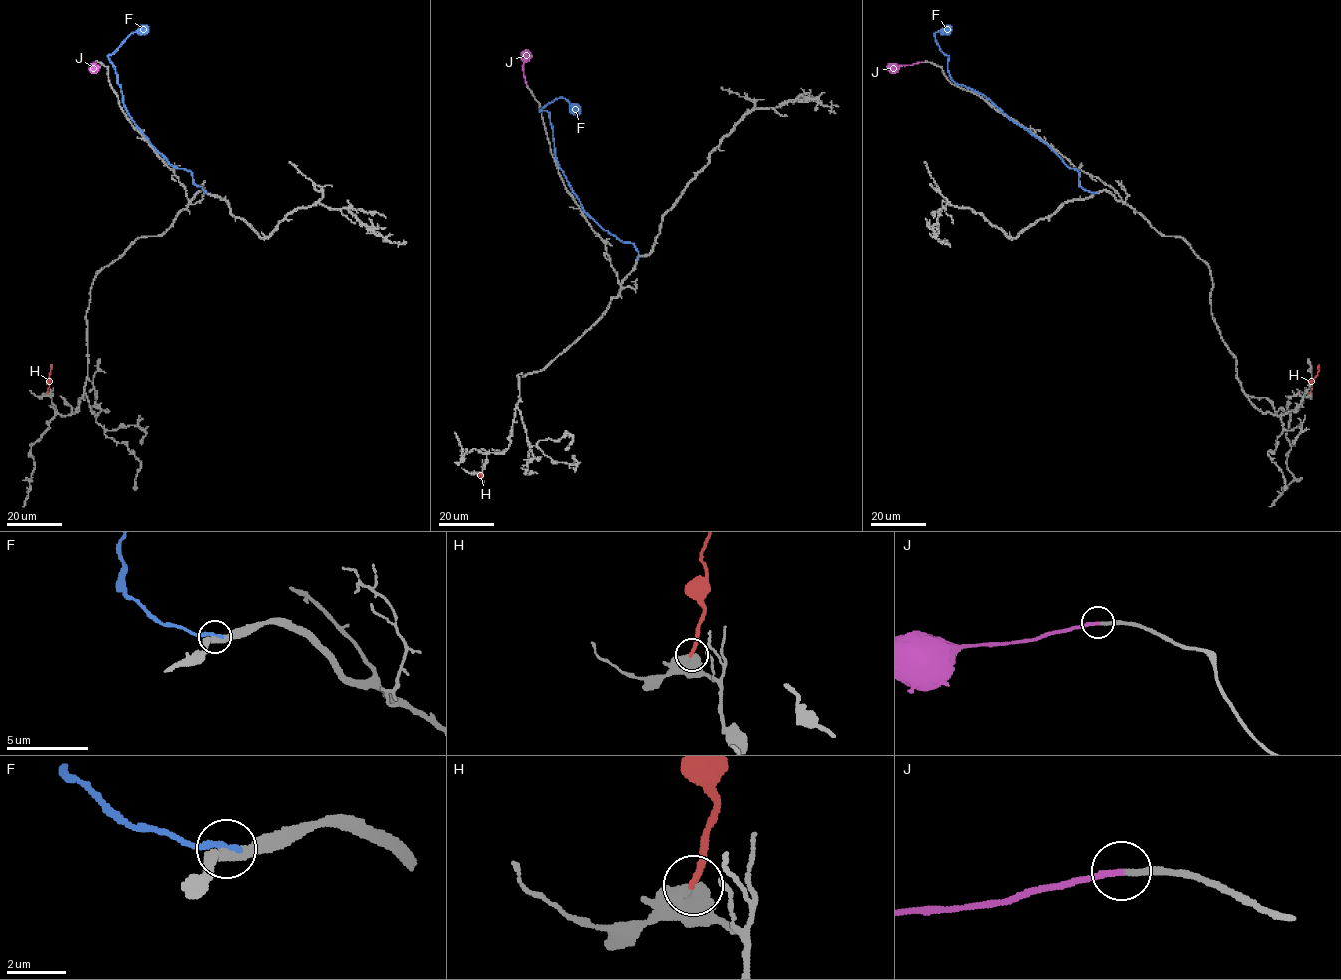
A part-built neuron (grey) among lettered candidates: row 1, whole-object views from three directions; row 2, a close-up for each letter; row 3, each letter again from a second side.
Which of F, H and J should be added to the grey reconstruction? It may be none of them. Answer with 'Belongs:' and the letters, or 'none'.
Belongs: J

